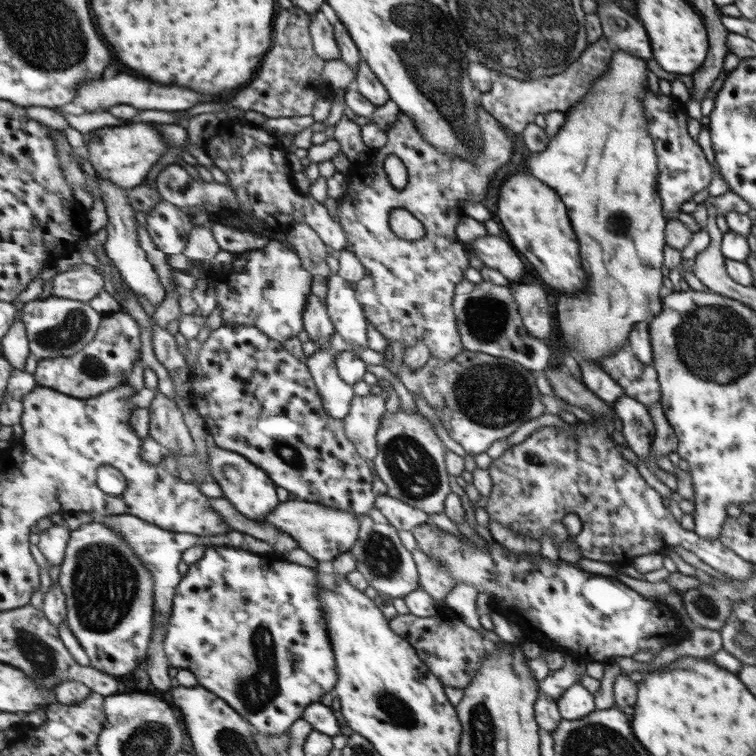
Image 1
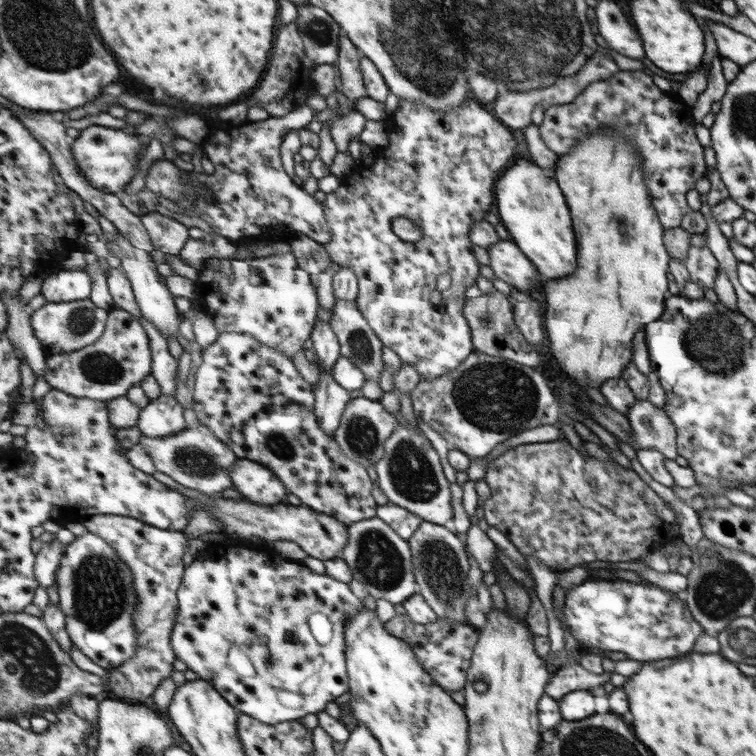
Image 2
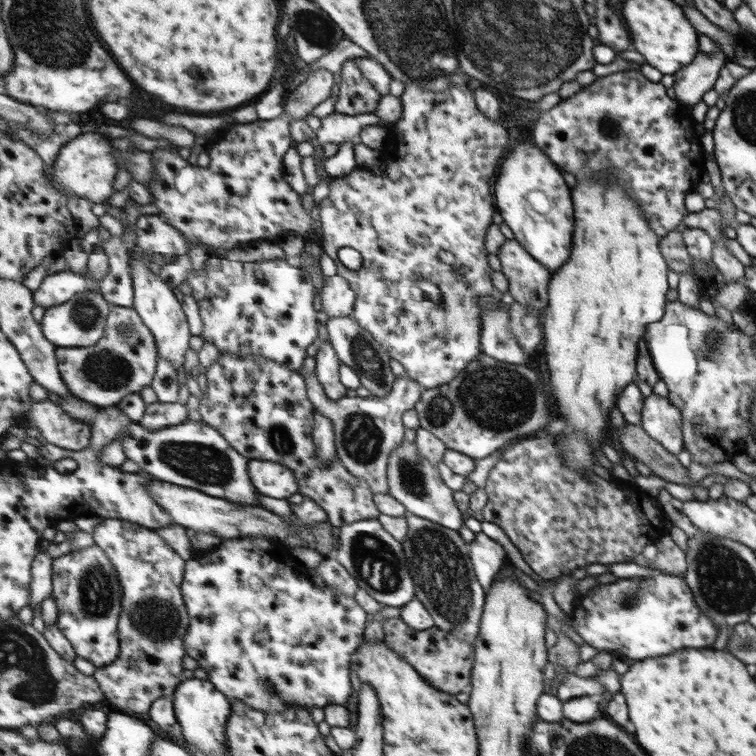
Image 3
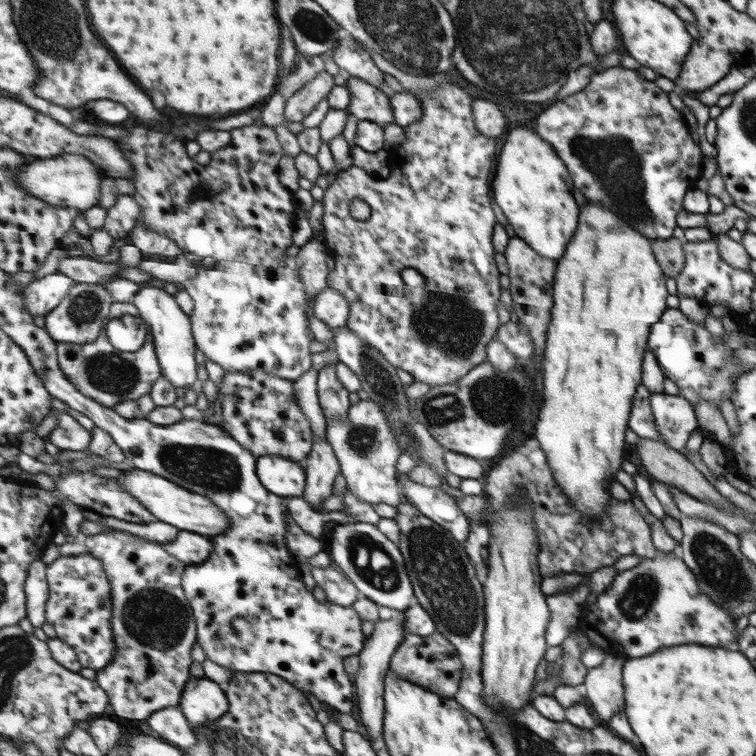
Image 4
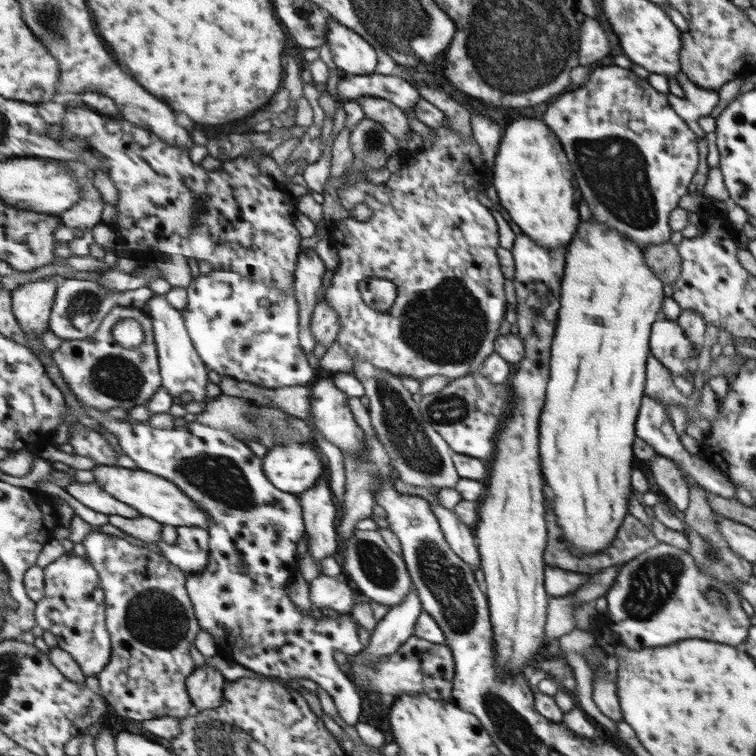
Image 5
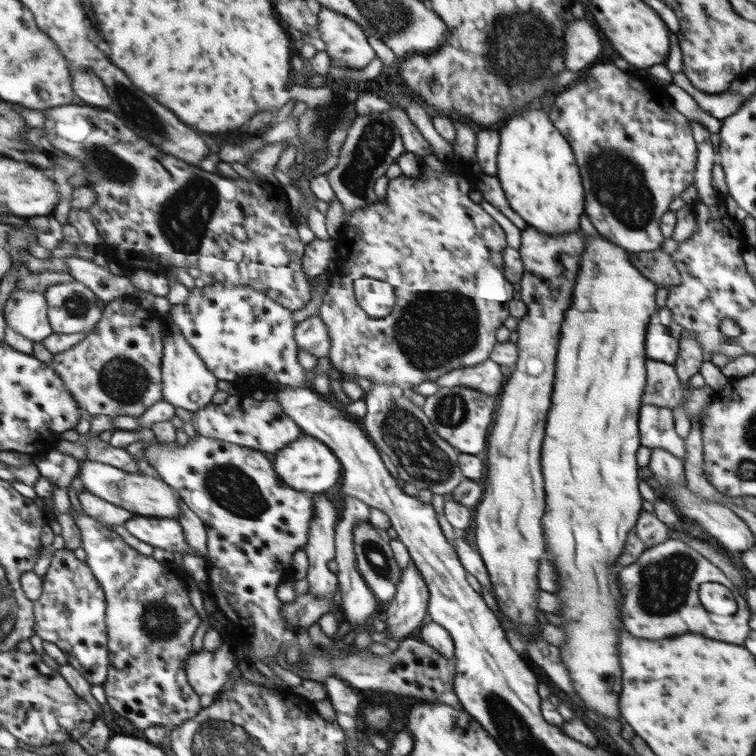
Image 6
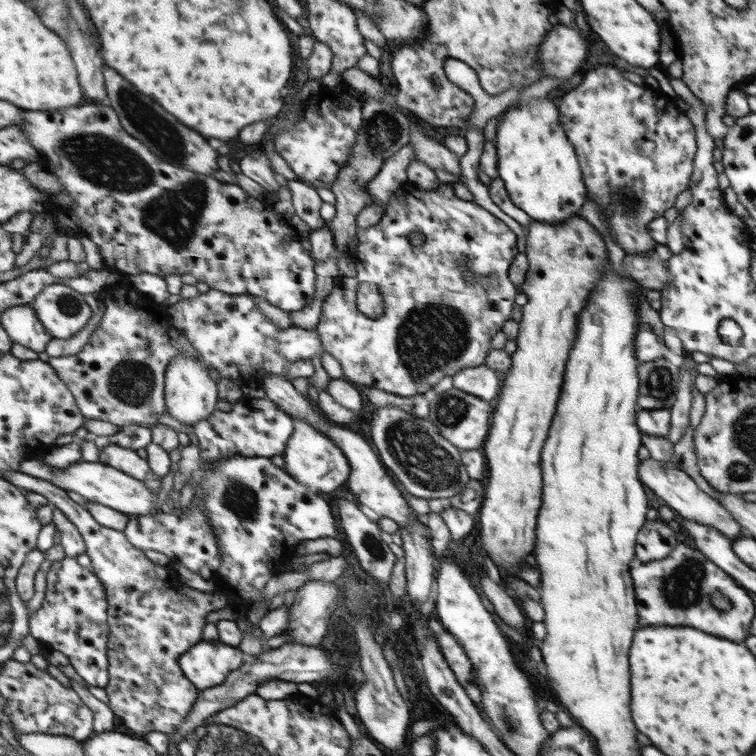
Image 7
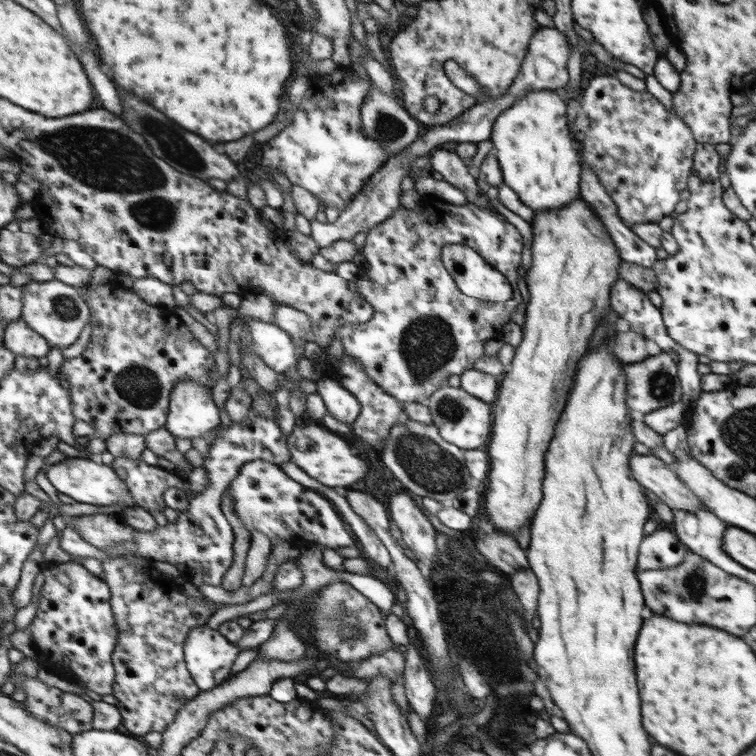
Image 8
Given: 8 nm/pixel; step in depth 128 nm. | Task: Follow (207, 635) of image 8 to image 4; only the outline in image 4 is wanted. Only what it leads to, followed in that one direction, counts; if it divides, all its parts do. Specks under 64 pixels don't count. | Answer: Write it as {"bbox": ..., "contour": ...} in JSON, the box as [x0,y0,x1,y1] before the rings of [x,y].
{"bbox":[180,676,230,730],"contour":[[[202,676],[187,683],[180,708],[195,730],[221,720],[229,712],[230,702],[224,685]]]}

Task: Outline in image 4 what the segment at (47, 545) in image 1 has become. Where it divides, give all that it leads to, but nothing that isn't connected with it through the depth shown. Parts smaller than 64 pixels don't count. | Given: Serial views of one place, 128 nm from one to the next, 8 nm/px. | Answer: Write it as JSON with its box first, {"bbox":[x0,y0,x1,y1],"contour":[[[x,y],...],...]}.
{"bbox":[26,559,51,628],"contour":[[[41,559],[35,561],[26,582],[27,619],[33,628],[42,628],[47,620],[47,602],[51,598],[47,570],[48,564]]]}

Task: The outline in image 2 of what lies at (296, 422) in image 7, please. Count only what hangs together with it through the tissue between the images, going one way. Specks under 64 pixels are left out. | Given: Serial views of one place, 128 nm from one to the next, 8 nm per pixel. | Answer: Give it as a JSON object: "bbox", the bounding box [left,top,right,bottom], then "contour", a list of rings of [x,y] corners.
{"bbox":[230,458,287,506],"contour":[[[237,458],[230,470],[233,489],[237,490],[246,501],[271,506],[287,494],[279,477],[261,463],[251,459]]]}

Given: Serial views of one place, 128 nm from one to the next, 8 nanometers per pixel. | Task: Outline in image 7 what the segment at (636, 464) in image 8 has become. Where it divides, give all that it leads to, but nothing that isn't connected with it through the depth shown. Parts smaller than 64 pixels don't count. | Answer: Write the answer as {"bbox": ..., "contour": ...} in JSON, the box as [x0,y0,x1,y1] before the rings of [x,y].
{"bbox":[638,457,744,542],"contour":[[[651,457],[642,460],[642,464],[638,466],[639,478],[651,490],[653,497],[657,498],[660,503],[672,508],[677,518],[683,517],[699,524],[711,525],[718,531],[721,531],[723,536],[726,536],[730,542],[739,534],[744,534],[743,529],[736,523],[734,518],[728,515],[728,512],[719,506],[719,503],[703,493],[693,480],[675,464],[662,463],[653,460]]]}

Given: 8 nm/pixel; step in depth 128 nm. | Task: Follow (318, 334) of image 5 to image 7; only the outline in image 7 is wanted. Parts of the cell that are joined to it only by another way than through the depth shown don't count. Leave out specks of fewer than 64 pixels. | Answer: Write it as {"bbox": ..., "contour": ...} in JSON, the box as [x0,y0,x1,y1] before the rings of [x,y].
{"bbox":[275,327,322,362],"contour":[[[287,327],[281,329],[275,336],[276,350],[289,362],[301,359],[309,359],[314,354],[321,354],[322,344],[318,334],[314,330]]]}

